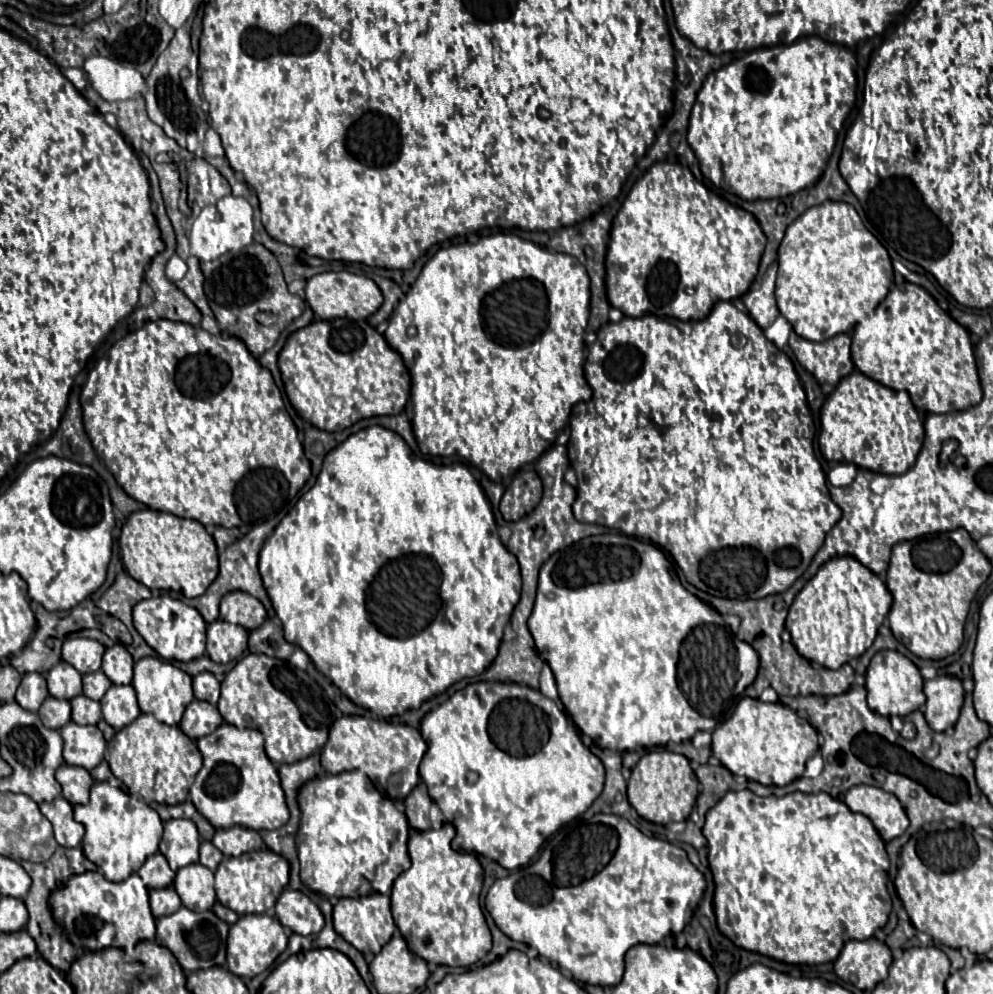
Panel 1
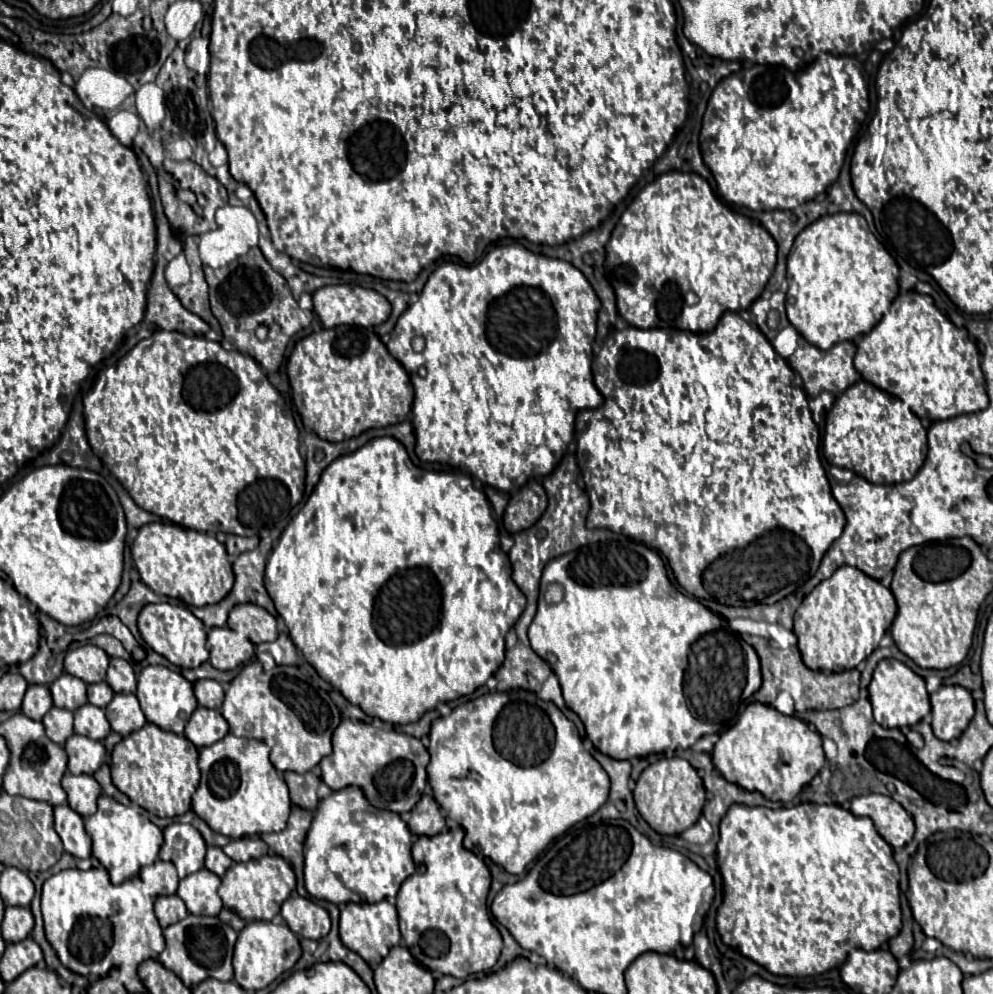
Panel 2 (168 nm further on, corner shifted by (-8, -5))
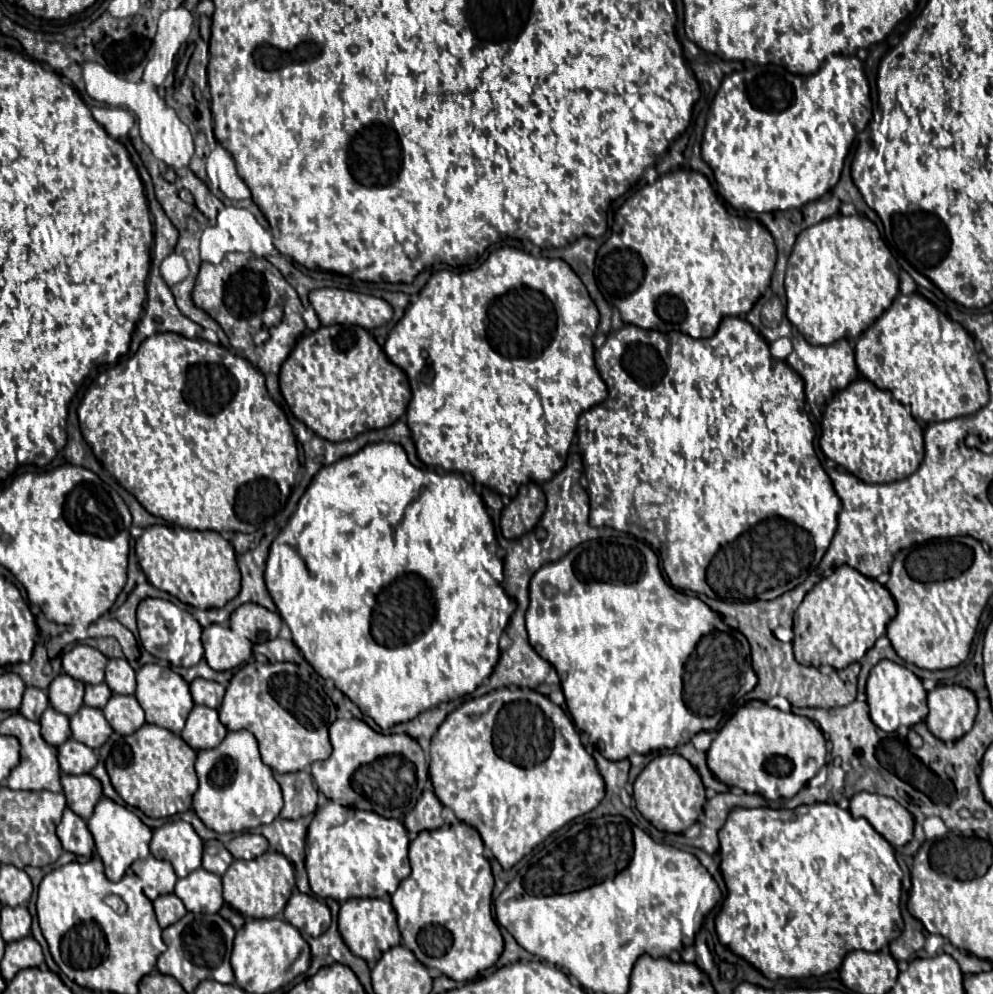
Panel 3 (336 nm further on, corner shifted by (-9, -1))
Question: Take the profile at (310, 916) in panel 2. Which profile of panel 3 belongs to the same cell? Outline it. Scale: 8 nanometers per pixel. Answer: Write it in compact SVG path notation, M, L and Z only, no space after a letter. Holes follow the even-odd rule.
M295 891L285 905L285 919L293 923L301 933L317 937L329 929L331 913L329 907L317 901L313 895L305 895Z

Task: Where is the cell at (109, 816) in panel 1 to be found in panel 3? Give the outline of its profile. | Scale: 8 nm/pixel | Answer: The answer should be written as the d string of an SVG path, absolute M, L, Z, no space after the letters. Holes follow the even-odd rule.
M101 797L97 801L97 807L91 815L91 819L87 821L89 825L89 831L93 833L93 839L95 847L97 847L97 853L101 855L103 859L103 865L105 865L105 875L111 879L111 881L119 881L125 871L137 861L137 859L147 859L151 849L149 849L149 843L151 843L151 835L153 831L133 813L129 811L127 807L111 801L109 797Z

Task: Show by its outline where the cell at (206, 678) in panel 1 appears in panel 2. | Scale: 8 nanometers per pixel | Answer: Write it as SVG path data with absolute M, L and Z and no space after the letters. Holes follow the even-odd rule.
M202 679L194 683L194 695L198 699L198 705L208 707L208 709L220 709L224 701L224 689L218 681L212 679Z

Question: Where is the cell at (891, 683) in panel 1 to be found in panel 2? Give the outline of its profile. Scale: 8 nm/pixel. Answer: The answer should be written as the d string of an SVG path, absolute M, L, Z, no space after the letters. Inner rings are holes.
M884 659L876 665L872 681L868 685L868 693L874 709L874 721L884 729L912 727L918 721L922 721L926 715L930 715L930 701L928 701L928 691L924 687L924 679L896 659Z

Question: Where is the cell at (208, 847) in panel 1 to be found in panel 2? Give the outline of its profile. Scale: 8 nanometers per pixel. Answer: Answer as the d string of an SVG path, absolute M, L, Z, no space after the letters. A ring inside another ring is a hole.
M208 847L208 853L206 853L206 869L208 871L222 877L226 873L226 869L230 867L230 863L232 863L232 859L228 859L220 847Z

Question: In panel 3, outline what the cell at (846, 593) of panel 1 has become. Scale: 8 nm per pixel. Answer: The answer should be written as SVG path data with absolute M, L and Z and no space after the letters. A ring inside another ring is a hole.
M841 565L829 577L821 579L795 611L795 659L807 667L831 665L835 669L845 669L873 647L893 617L895 601L887 587L849 565Z

